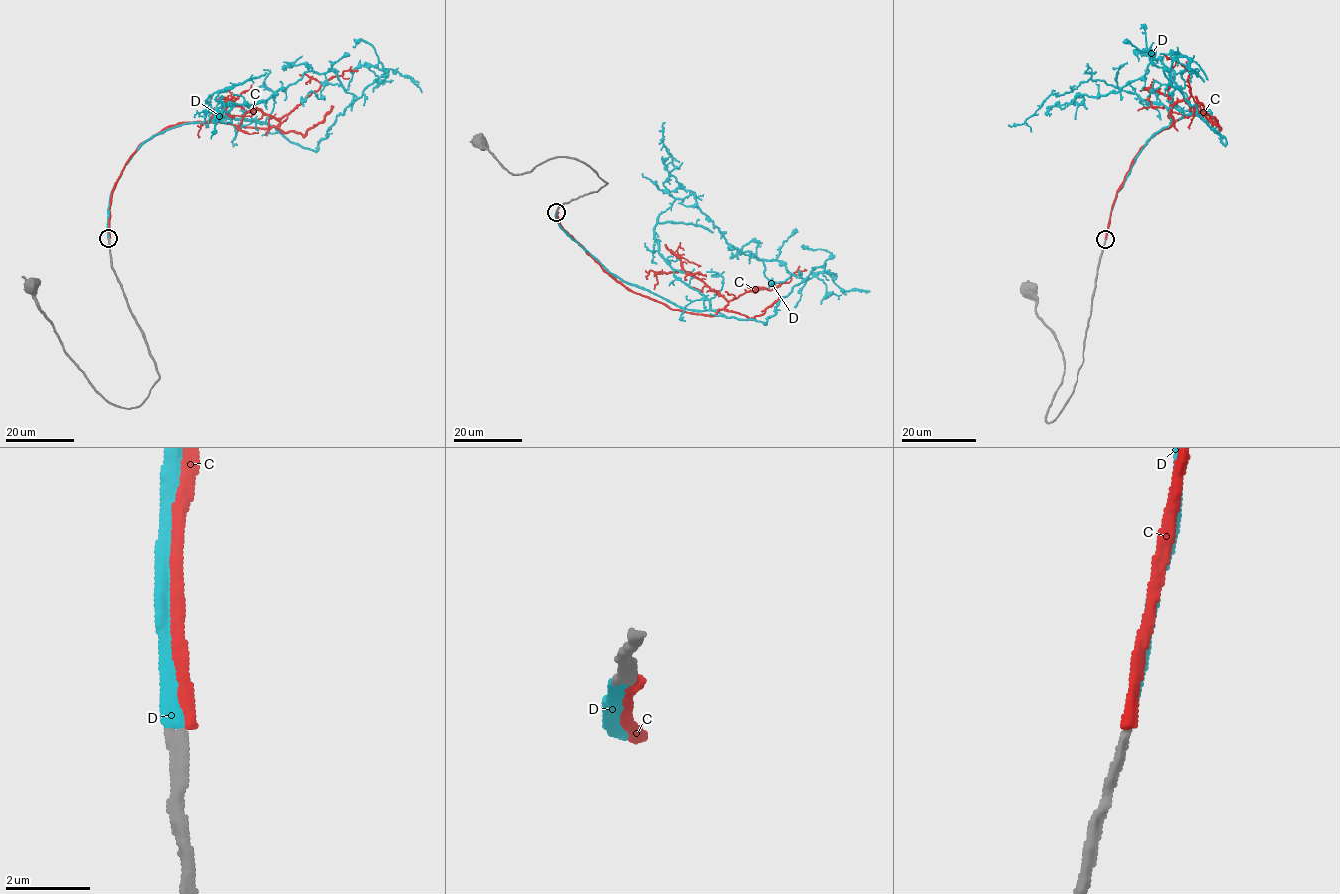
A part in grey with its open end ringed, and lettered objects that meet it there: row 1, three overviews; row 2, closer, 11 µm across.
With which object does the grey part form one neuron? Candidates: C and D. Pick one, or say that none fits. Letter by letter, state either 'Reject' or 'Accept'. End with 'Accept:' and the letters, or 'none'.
C: Reject
D: Accept
Accept: D

